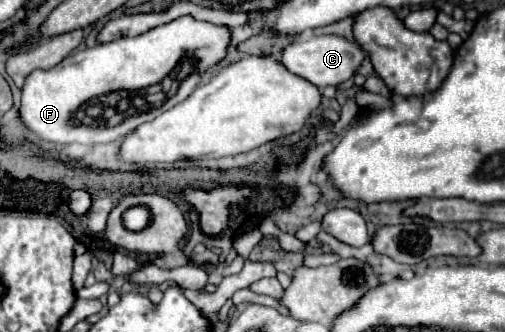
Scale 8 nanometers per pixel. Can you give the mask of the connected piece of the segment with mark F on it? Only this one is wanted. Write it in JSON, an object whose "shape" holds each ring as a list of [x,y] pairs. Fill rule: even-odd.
{"shape":[[[181,16],[145,34],[133,38],[119,38],[107,44],[85,48],[73,56],[67,56],[63,62],[59,62],[55,68],[47,72],[31,72],[31,76],[27,76],[23,84],[23,98],[19,110],[21,120],[27,124],[27,128],[37,132],[39,138],[55,144],[79,142],[95,146],[121,140],[135,132],[139,124],[155,120],[165,110],[189,98],[195,86],[199,86],[201,76],[227,56],[231,40],[233,30],[225,24],[213,24],[197,20],[193,16]],[[167,76],[177,76],[175,80],[179,82],[179,90],[161,108],[137,114],[137,118],[123,120],[121,124],[111,128],[83,126],[75,120],[77,110],[91,98],[99,98],[103,94],[117,90],[141,90],[157,82],[163,82],[163,78]]]}

